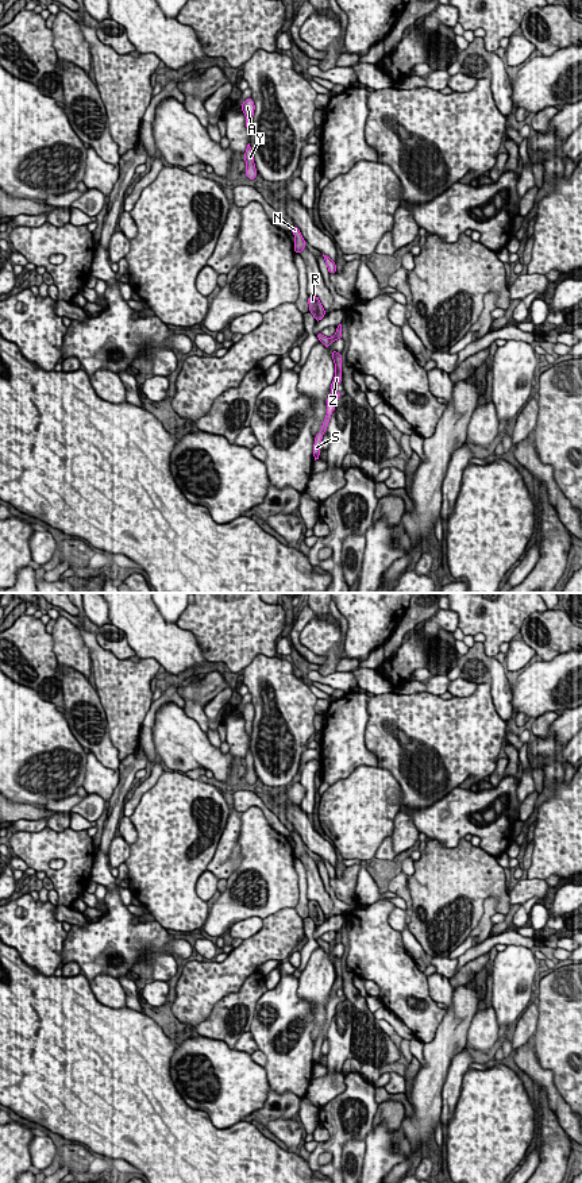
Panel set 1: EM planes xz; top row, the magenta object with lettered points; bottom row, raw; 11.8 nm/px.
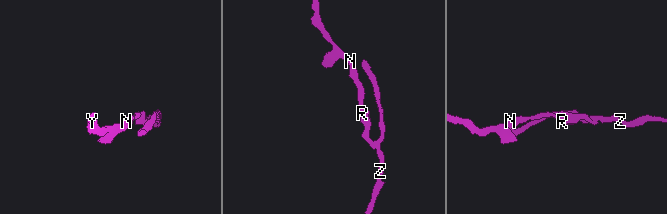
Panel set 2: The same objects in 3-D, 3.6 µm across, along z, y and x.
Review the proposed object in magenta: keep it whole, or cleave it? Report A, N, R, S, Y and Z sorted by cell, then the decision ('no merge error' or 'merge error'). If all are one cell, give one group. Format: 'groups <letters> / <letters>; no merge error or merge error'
groups A N R Y / S Z; merge error

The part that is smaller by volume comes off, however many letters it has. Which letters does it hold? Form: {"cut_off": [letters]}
{"cut_off": ["S", "Z"]}

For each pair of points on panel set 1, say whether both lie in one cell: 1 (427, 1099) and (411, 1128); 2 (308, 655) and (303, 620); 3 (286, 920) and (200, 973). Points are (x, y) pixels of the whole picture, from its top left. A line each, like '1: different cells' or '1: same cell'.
1: same cell
2: same cell
3: same cell

